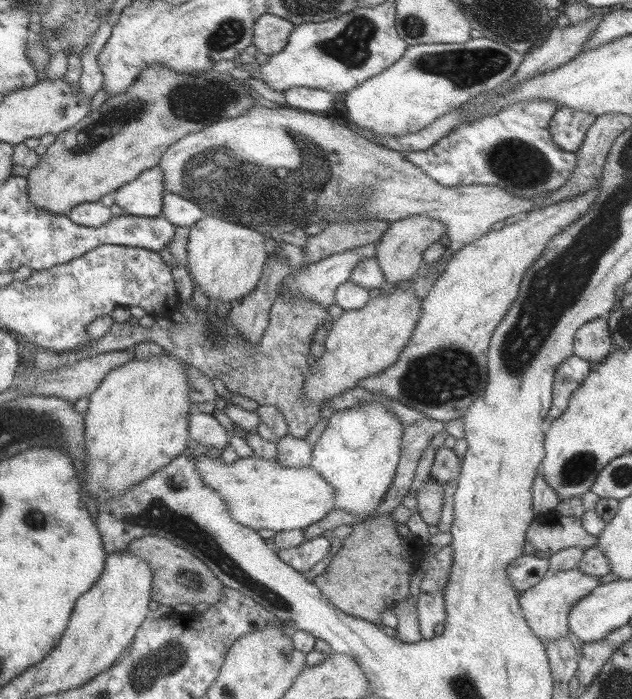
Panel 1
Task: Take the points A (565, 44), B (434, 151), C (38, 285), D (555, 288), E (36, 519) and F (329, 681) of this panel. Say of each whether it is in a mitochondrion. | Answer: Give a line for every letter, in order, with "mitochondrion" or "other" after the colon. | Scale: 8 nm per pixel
A: other
B: other
C: mitochondrion
D: mitochondrion
E: mitochondrion
F: other

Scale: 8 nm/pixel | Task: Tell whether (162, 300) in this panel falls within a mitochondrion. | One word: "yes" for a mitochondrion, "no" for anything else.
no

